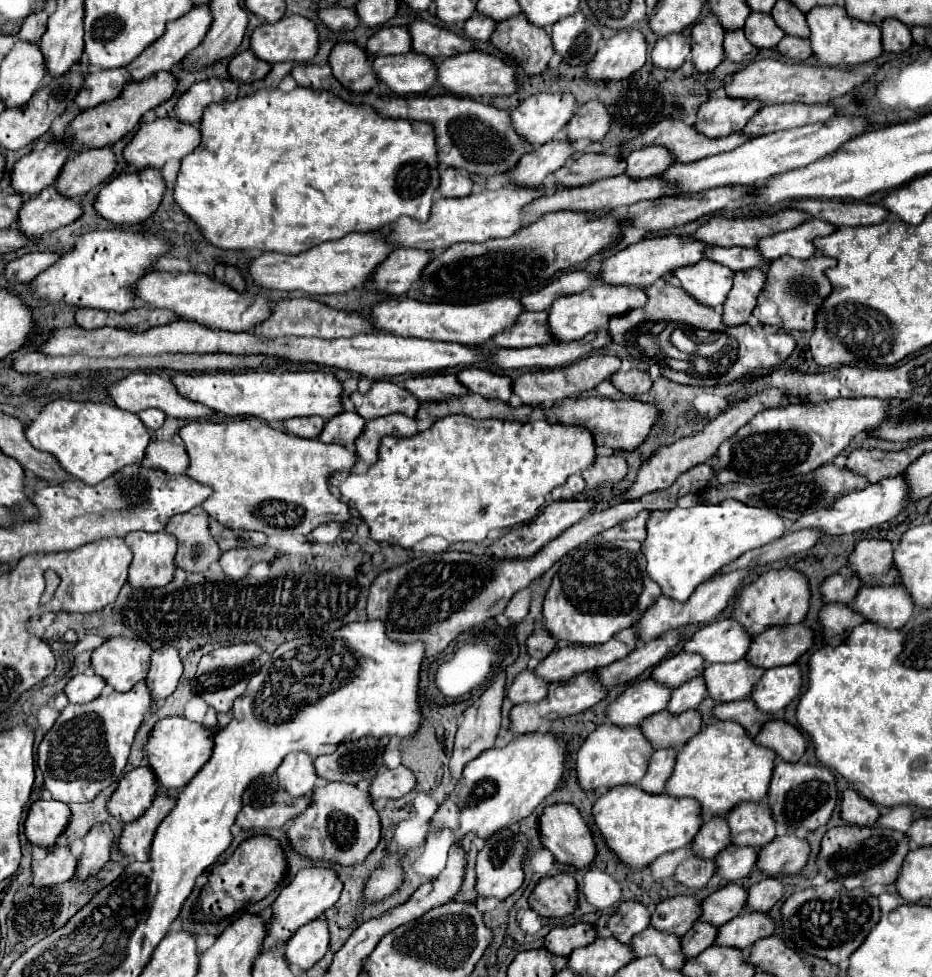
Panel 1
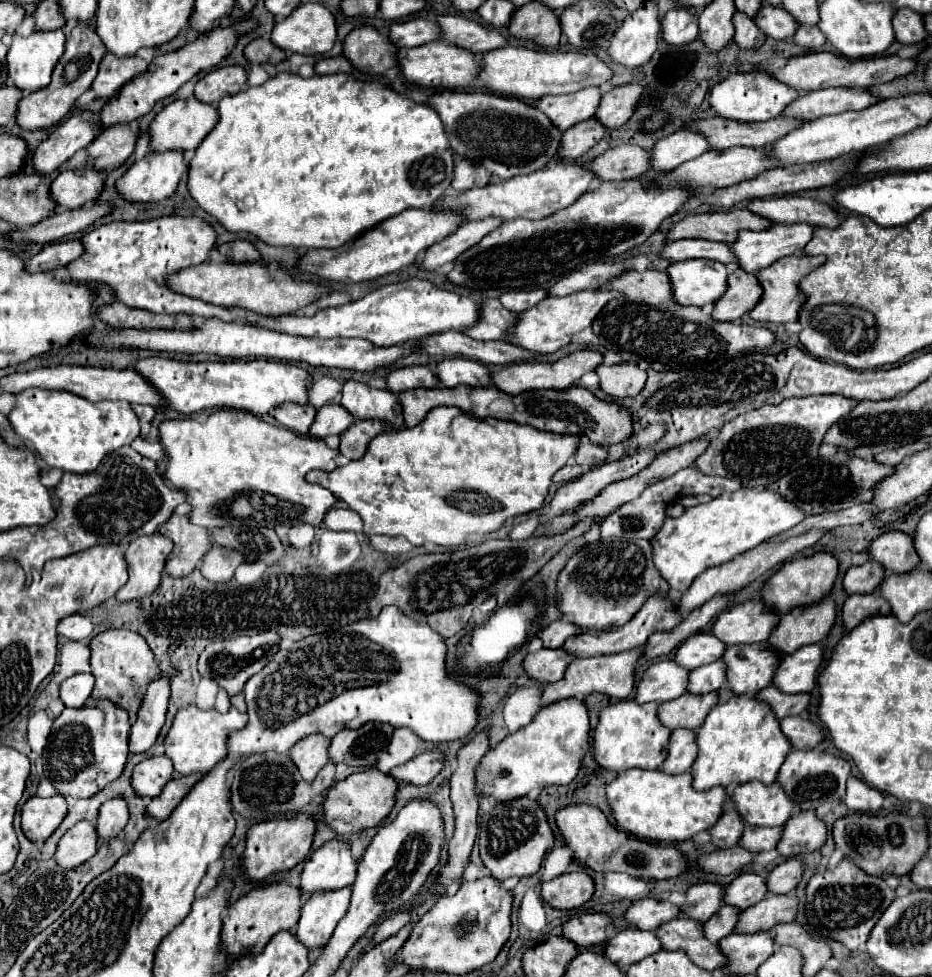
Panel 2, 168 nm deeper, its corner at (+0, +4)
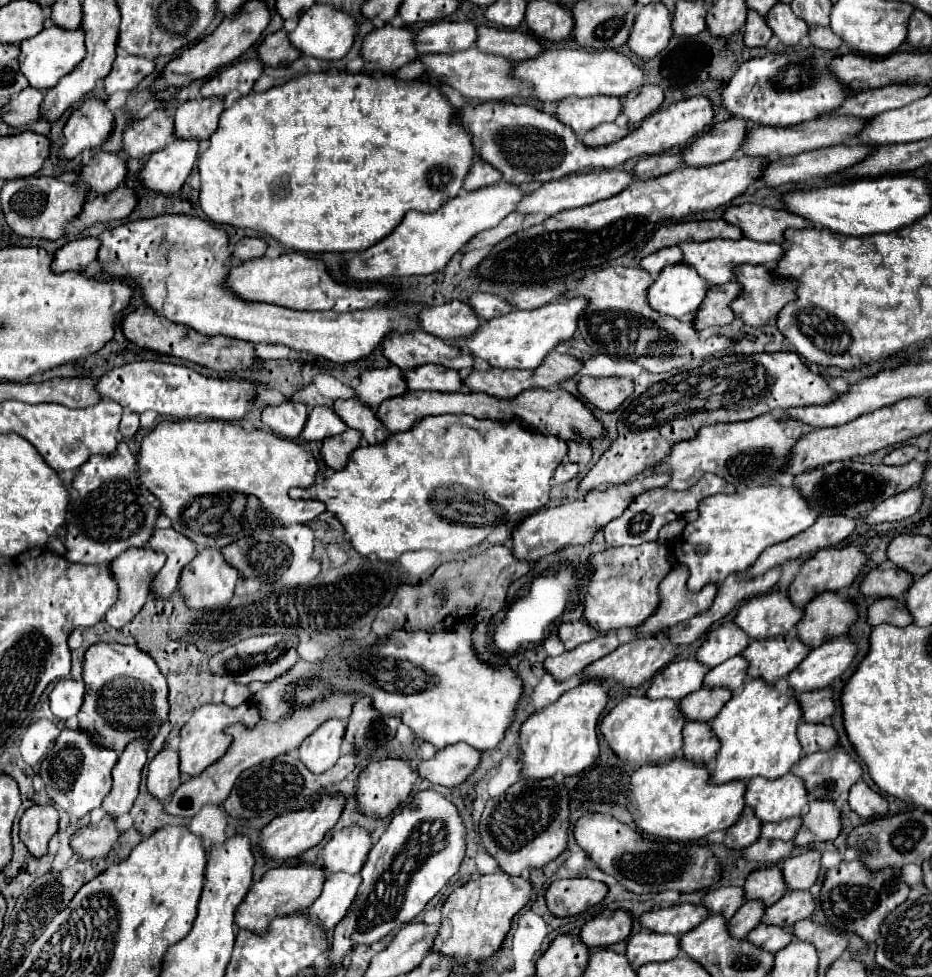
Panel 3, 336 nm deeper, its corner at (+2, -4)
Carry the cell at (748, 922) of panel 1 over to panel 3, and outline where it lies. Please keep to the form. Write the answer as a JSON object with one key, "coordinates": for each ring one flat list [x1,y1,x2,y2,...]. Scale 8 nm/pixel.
{"coordinates":[[789,891,775,905,765,909,761,923,791,929,797,921,807,919,815,909,815,901,809,891]]}

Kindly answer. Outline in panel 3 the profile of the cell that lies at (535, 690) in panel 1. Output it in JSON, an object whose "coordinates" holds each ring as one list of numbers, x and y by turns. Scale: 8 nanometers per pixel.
{"coordinates":[[615,631,599,633,593,641,583,643,583,645,575,647,573,651,565,651,563,655,557,655,557,657,547,657,543,661,543,667,557,681,567,681,573,675,579,675,593,661,597,661,597,659,605,657,607,653,615,651,617,647,619,647,619,641,617,641]]}

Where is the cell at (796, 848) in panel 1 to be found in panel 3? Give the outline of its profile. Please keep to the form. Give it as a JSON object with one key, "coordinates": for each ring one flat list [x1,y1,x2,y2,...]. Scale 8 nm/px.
{"coordinates":[[831,801,809,803,809,811,801,819,801,831,797,831,797,837,791,841,795,849,807,849,813,843,833,841,841,831,841,817]]}

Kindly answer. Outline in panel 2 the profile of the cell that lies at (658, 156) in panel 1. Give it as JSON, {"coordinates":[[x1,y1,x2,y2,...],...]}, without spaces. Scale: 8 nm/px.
{"coordinates":[[681,129,673,135,663,137,655,145,655,149,651,151,651,165,655,171,673,171,681,163,691,161,707,151,711,151,711,145,701,133]]}

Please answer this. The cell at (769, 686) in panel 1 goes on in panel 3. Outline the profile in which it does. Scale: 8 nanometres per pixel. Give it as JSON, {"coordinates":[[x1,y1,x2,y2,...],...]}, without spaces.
{"coordinates":[[847,635,823,643,809,651,809,655,787,675,787,683,793,691,805,693,827,687,835,677,843,675,857,653,857,645]]}

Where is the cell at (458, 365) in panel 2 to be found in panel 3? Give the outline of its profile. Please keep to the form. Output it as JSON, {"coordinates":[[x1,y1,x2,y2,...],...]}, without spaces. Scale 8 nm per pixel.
{"coordinates":[[421,365,409,373,405,373,407,387,411,391,441,391,441,393,455,393,461,391,463,379,459,371,447,369,441,365]]}

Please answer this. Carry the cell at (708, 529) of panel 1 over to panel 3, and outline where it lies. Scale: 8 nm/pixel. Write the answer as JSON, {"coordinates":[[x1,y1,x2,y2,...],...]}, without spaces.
{"coordinates":[[767,485,767,487,749,487,743,493,733,493,733,495,713,495,701,501,699,505,699,519,693,523,685,525,685,531,681,537,675,541,667,543,667,557,671,563,671,569,685,565,689,569,689,579,687,579,687,589,689,591,699,591,709,583,723,581,731,573,743,573,749,569,759,553,775,543,787,541,793,535,805,531,815,523,819,515,807,507,807,501,799,495,795,487,779,487,779,485]]}

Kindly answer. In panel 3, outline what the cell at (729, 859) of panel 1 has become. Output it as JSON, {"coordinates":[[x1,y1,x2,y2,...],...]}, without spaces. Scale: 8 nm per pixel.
{"coordinates":[[801,817,795,819,785,819,781,823,765,823,761,829,759,839,781,839,781,841,791,841,801,827]]}

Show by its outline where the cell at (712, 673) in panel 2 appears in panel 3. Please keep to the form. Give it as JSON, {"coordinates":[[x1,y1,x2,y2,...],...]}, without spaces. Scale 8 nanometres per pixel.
{"coordinates":[[733,657,713,669,705,675,703,687,727,687,731,691,737,691,745,683,745,659,743,657]]}

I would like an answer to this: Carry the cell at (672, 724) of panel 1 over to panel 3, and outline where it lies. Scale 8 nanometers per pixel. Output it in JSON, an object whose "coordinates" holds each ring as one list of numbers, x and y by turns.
{"coordinates":[[699,689,697,693,689,693,689,697,679,701,679,713,687,719,687,721,701,721,701,723,709,723,719,709,731,699,731,691,729,689]]}

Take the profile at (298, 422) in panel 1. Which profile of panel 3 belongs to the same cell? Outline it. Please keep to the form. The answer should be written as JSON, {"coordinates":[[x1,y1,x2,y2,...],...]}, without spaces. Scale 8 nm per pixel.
{"coordinates":[[283,403,277,407,267,407,261,413,261,421,271,427,277,435,287,437,287,439,295,439,301,435,301,431,305,429,305,421,307,421,309,413,307,407,303,403]]}

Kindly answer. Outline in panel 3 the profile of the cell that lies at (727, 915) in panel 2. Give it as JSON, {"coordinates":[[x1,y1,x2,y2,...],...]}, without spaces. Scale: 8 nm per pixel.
{"coordinates":[[747,901,741,905,741,911,737,911,729,919,729,931,735,933,735,937,745,937,751,929,755,929,763,917,763,903,761,901]]}

